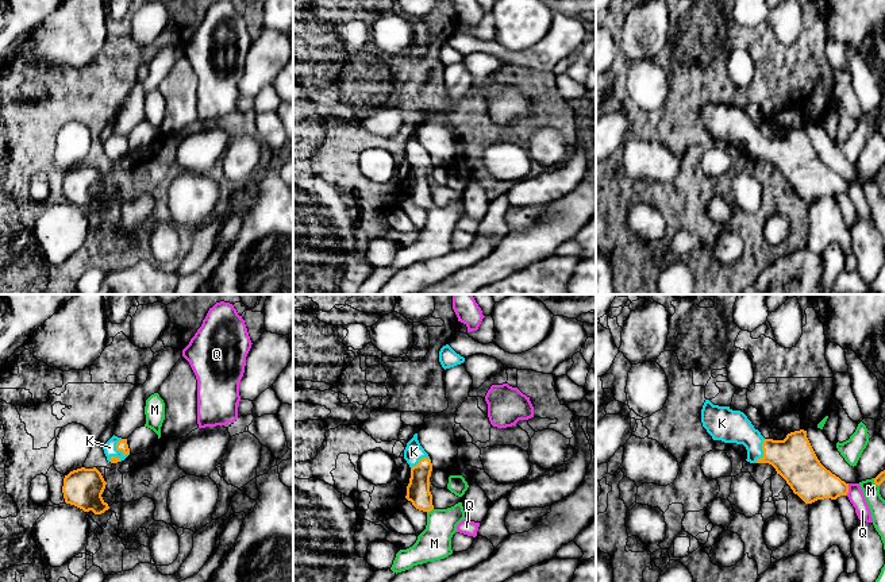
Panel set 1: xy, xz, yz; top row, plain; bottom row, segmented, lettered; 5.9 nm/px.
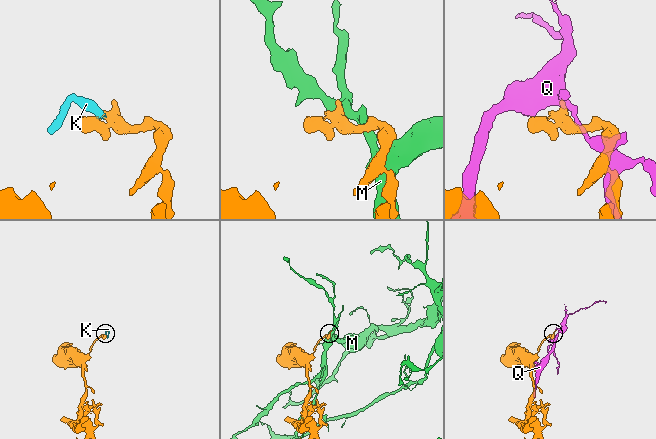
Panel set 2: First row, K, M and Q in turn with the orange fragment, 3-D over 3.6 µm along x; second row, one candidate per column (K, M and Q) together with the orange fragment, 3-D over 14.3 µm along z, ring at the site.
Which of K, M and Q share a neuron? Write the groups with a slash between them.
K / M / Q

